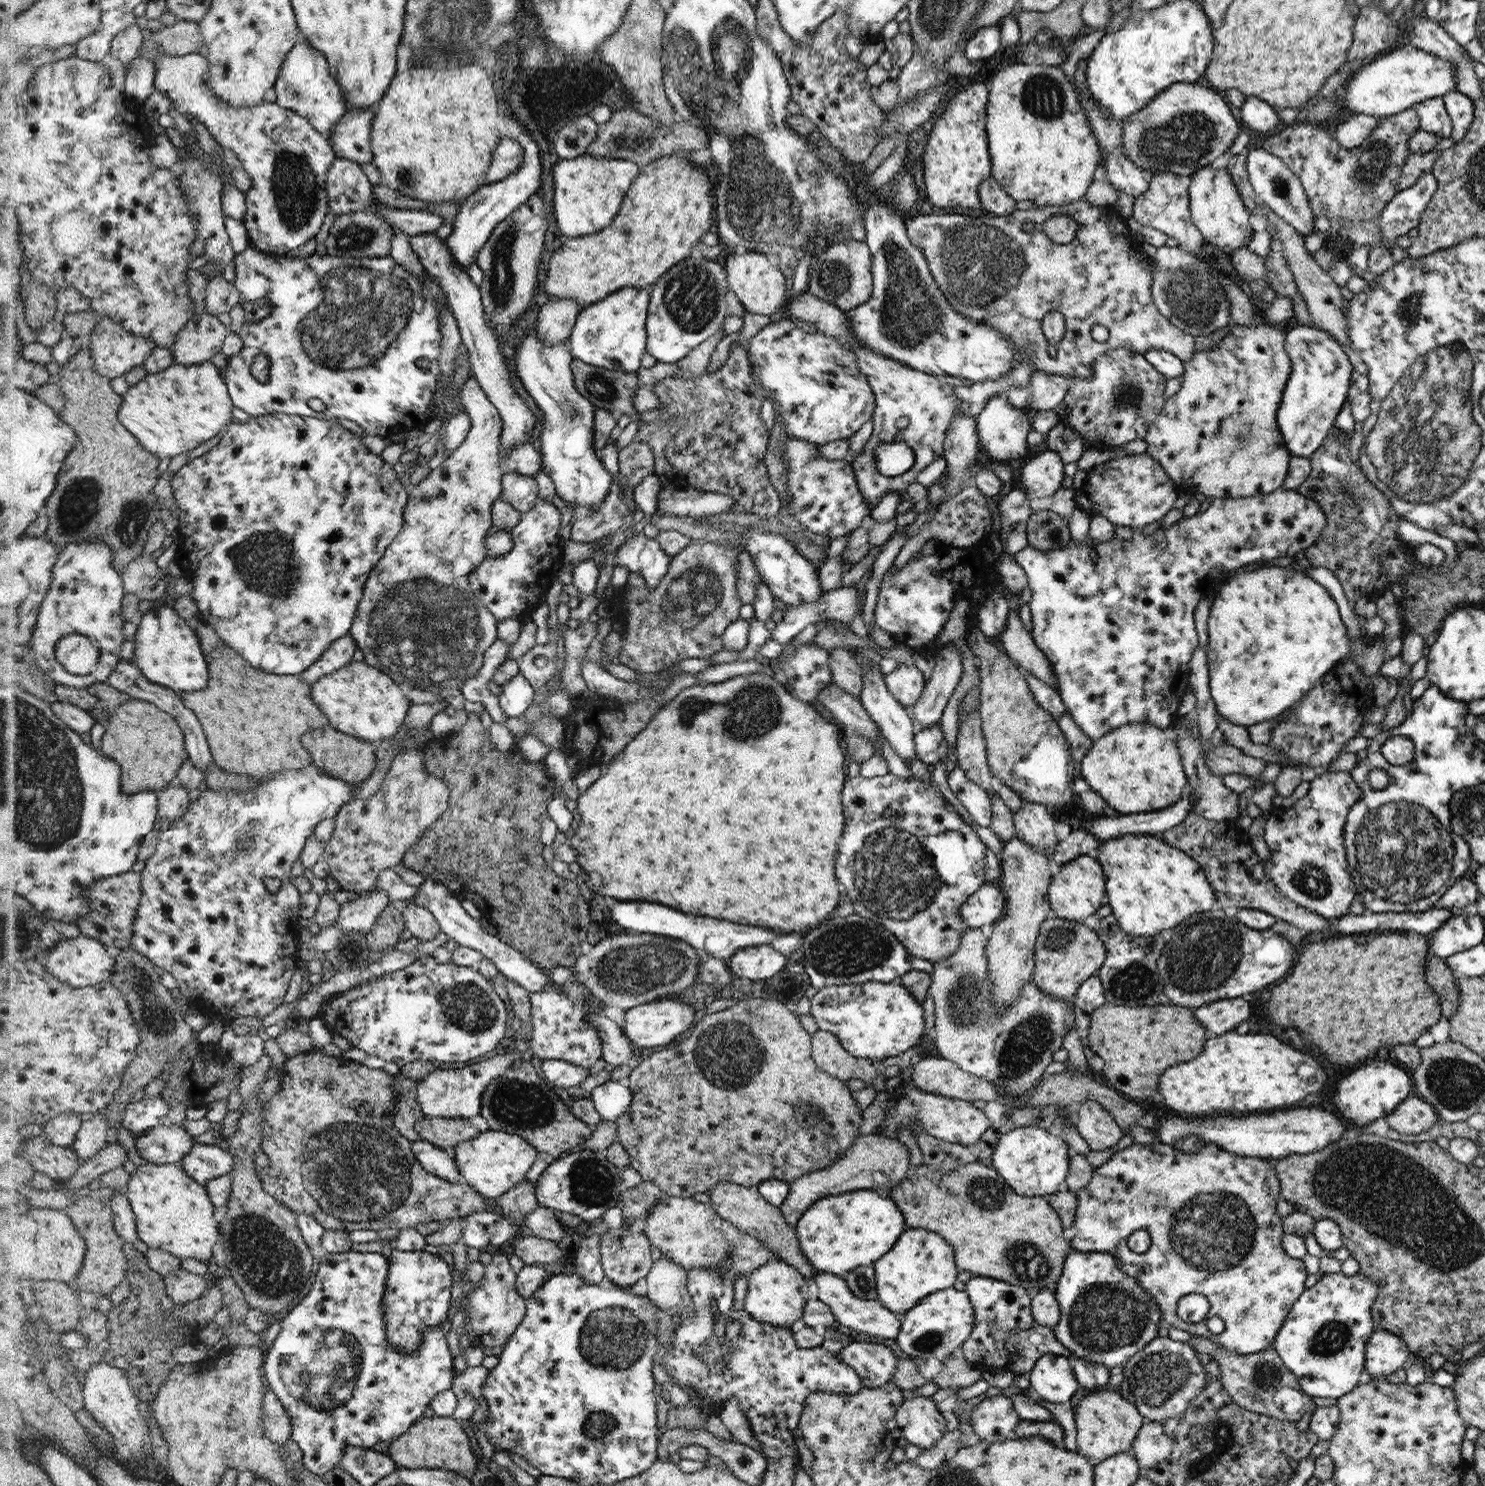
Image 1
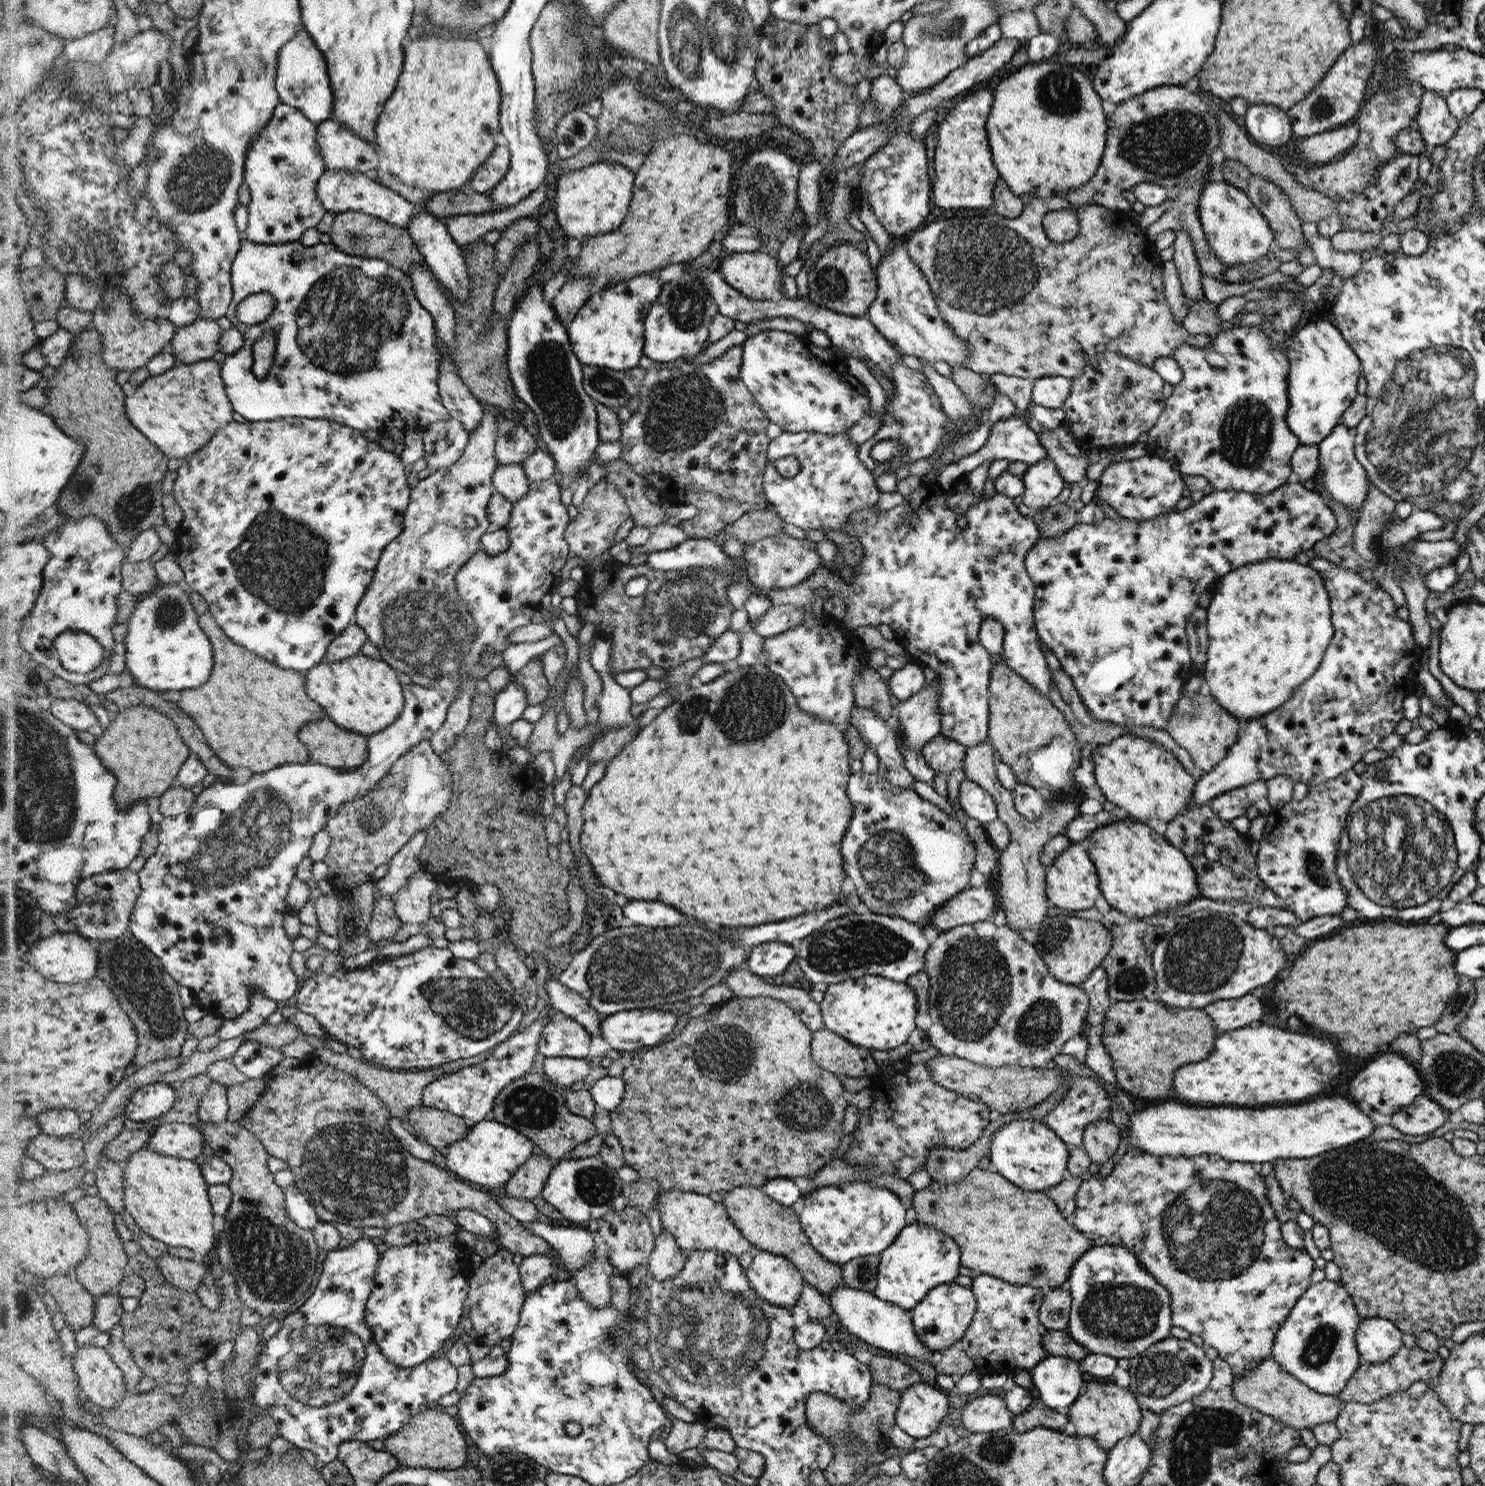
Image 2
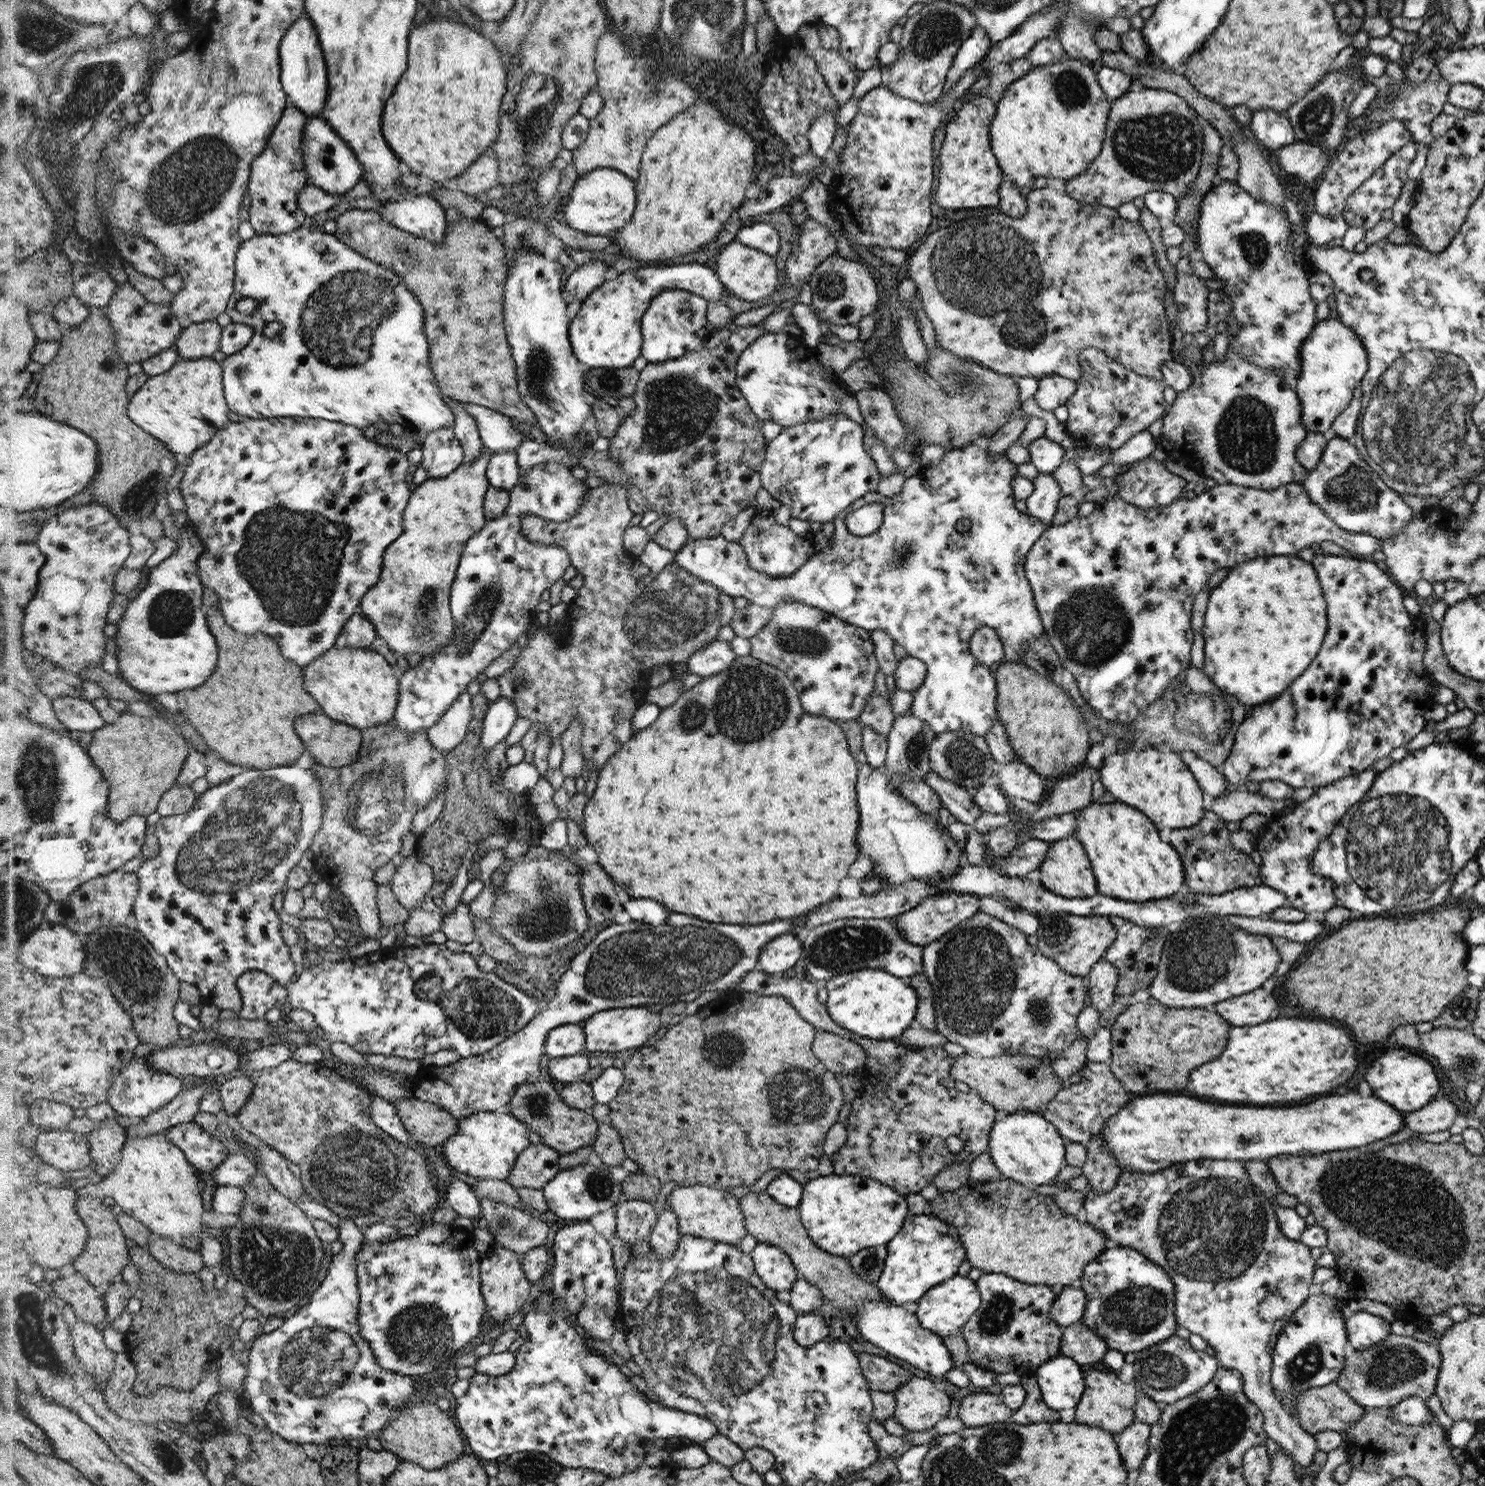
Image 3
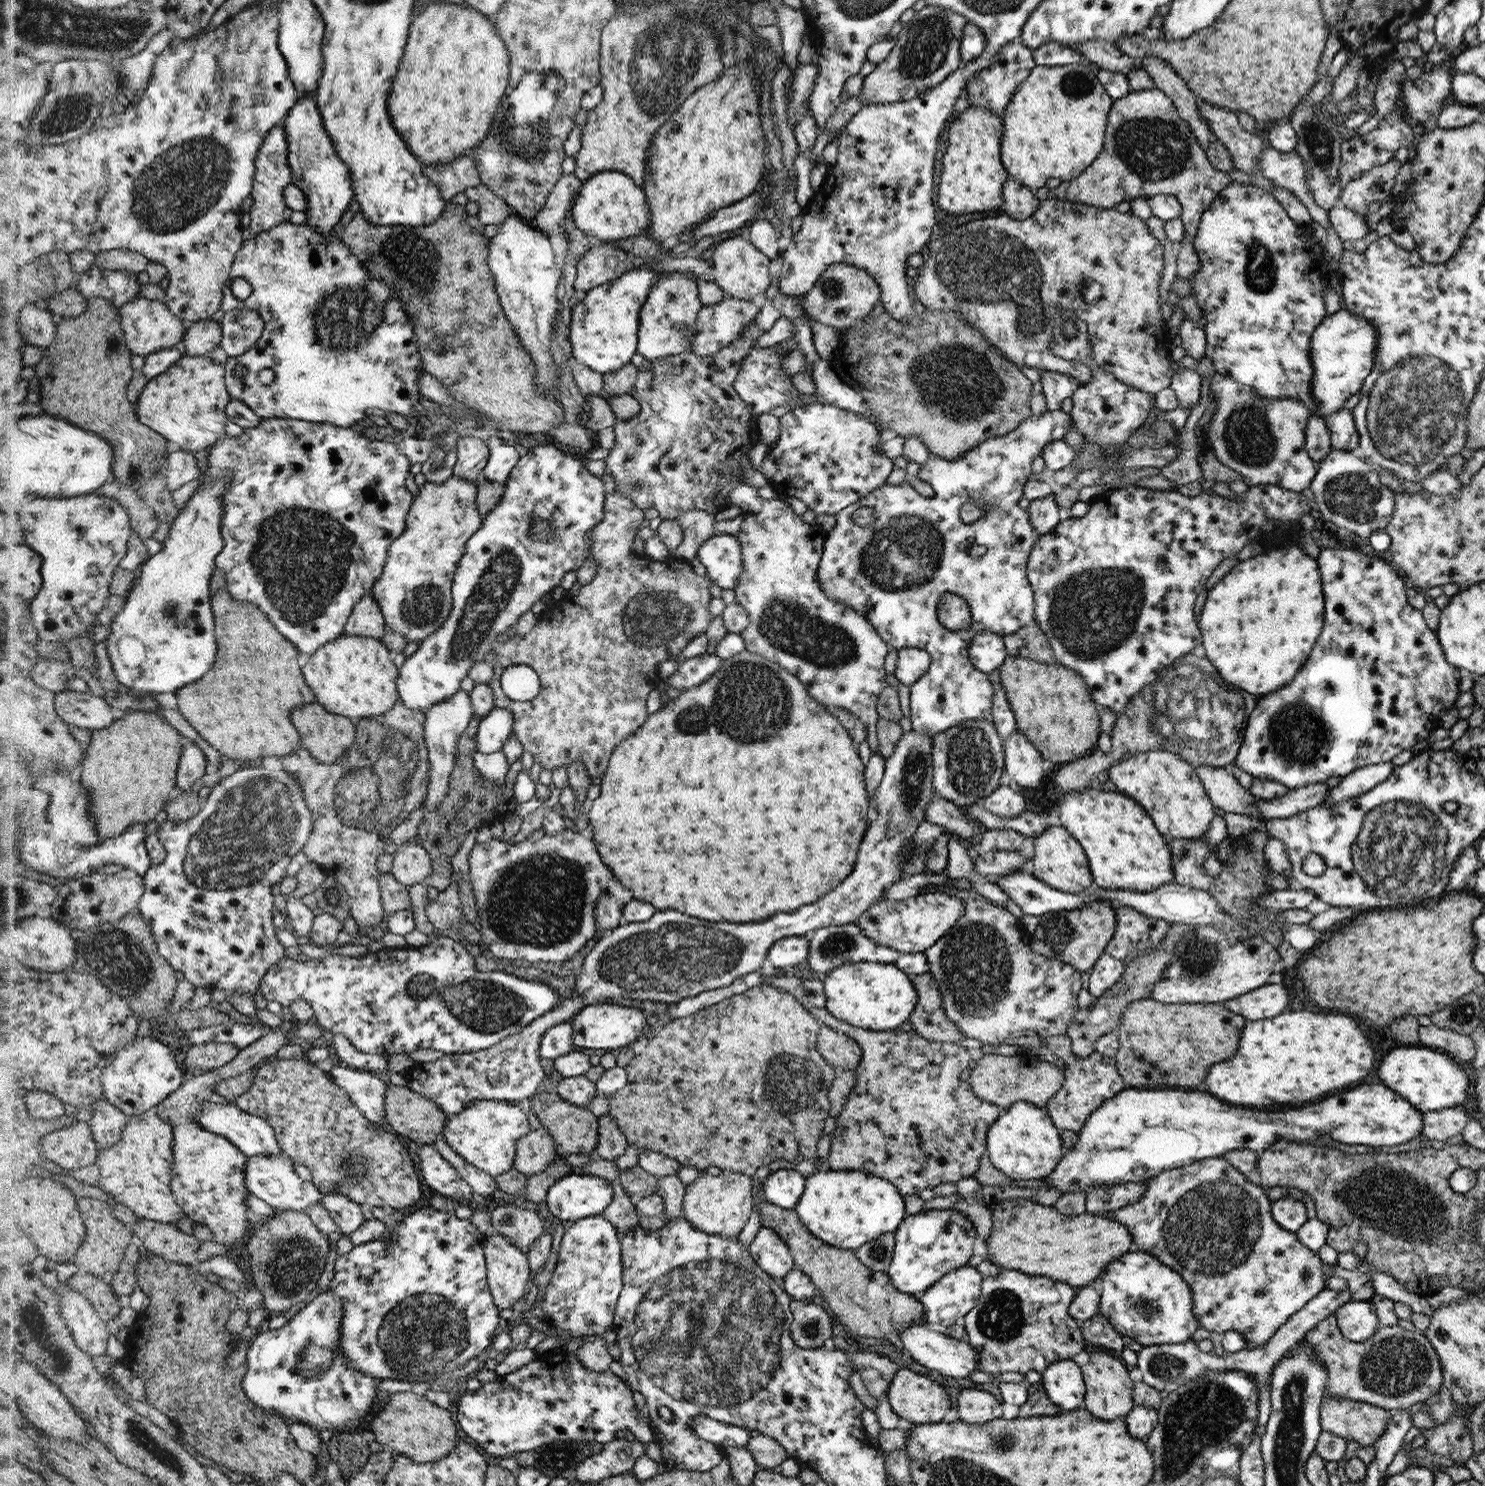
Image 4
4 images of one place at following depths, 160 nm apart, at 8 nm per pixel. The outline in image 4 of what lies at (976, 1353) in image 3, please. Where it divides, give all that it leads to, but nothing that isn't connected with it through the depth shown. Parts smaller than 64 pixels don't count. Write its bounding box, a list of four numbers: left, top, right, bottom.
[965,1270,1085,1372]

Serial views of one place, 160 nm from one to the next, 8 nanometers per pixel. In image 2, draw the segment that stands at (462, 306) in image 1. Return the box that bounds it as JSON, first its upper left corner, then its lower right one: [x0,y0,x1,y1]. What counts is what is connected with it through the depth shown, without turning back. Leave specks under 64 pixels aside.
[406,209,471,303]

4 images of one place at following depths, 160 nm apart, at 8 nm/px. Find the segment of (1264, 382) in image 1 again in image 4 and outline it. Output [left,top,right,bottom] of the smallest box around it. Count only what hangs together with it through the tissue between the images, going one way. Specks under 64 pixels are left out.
[1208,372,1318,493]

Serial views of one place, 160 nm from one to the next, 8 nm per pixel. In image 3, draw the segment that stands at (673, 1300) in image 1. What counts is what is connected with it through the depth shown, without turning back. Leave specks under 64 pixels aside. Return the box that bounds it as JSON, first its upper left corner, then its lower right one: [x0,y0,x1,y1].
[648,1200,680,1259]

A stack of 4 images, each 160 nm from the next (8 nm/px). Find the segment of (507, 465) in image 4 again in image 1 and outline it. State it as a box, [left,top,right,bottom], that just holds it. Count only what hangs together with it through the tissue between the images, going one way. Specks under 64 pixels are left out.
[501,473,540,512]

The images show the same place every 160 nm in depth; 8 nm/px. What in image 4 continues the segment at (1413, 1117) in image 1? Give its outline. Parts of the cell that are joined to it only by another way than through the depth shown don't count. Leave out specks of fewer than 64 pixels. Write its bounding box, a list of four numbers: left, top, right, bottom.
[1422,1107,1469,1145]

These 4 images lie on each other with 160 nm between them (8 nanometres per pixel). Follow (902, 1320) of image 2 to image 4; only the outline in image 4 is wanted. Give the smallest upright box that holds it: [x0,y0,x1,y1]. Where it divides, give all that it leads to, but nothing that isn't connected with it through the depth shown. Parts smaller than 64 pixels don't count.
[899,1323,979,1378]

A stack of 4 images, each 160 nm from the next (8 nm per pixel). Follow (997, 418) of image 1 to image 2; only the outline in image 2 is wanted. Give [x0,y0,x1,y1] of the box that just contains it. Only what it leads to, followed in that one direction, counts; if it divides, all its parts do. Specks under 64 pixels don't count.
[937,415,1048,489]

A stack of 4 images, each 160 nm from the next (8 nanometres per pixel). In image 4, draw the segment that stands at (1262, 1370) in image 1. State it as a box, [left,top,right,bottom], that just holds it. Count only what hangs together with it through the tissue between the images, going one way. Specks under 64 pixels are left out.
[1320,1394,1393,1447]

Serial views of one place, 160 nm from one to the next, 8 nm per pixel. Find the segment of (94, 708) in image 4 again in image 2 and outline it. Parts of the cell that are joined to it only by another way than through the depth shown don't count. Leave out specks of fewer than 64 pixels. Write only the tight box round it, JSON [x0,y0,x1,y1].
[50,699,100,731]

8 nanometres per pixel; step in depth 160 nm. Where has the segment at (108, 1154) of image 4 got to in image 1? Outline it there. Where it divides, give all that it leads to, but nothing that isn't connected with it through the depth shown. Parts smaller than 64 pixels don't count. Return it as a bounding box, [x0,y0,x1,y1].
[126,1163,221,1264]

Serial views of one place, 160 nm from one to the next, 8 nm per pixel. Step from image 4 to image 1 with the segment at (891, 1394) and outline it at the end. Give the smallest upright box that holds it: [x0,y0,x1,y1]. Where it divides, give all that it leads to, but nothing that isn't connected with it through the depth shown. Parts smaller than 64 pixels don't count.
[896,1398,946,1451]

